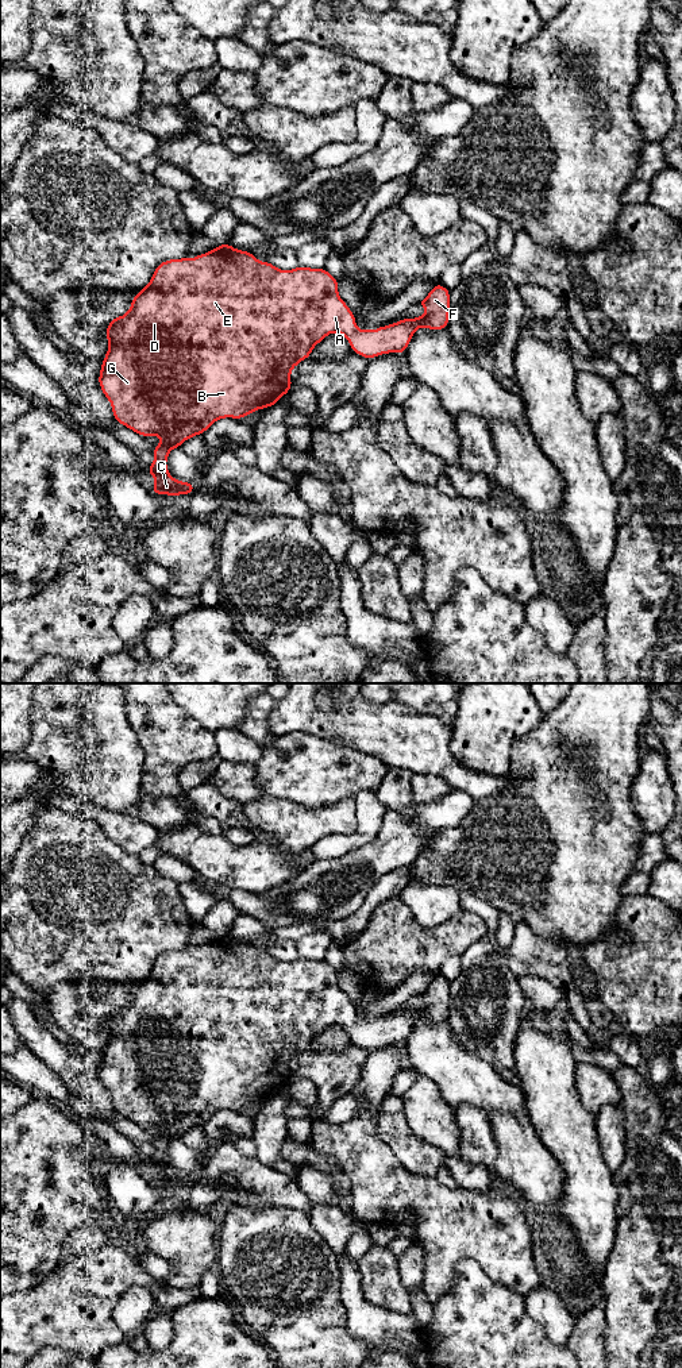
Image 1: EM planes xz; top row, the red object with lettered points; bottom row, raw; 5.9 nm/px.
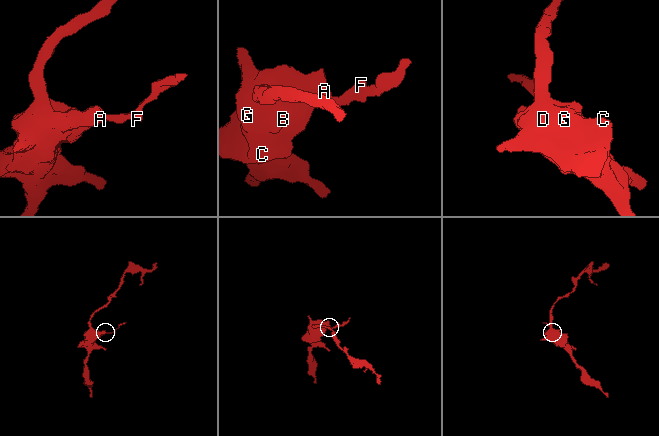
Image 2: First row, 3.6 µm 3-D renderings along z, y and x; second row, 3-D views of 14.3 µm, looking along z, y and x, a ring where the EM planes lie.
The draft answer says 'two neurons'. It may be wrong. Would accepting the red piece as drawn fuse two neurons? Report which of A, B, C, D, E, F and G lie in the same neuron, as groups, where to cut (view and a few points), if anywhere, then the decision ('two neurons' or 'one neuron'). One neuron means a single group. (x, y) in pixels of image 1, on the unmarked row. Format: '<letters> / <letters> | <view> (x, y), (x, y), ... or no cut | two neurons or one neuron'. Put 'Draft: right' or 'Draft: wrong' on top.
Draft: wrong
A B C D E F G | no cut | one neuron

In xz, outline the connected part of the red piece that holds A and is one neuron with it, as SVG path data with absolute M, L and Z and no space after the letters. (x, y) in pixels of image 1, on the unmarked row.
M221 935L192 951L169 951L157 957L151 972L131 991L130 1002L108 1016L105 1028L109 1038L101 1053L99 1075L117 1114L145 1129L155 1126L162 1130L151 1142L155 1152L146 1161L155 1172L151 1184L172 1188L192 1186L194 1175L177 1172L167 1163L166 1151L172 1140L180 1140L184 1132L201 1126L219 1110L239 1111L254 1102L276 1097L292 1079L292 1060L307 1051L313 1038L331 1024L342 1025L354 1044L369 1051L388 1044L404 1045L420 1018L448 1018L450 982L436 975L419 995L427 1006L402 1010L375 1022L358 1021L355 1006L338 986L338 971L325 960L298 957L294 962L280 962L270 953L255 951L251 943Z

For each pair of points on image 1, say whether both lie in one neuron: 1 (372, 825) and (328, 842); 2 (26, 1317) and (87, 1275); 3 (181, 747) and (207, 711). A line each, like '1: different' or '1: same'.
1: same
2: same
3: different

